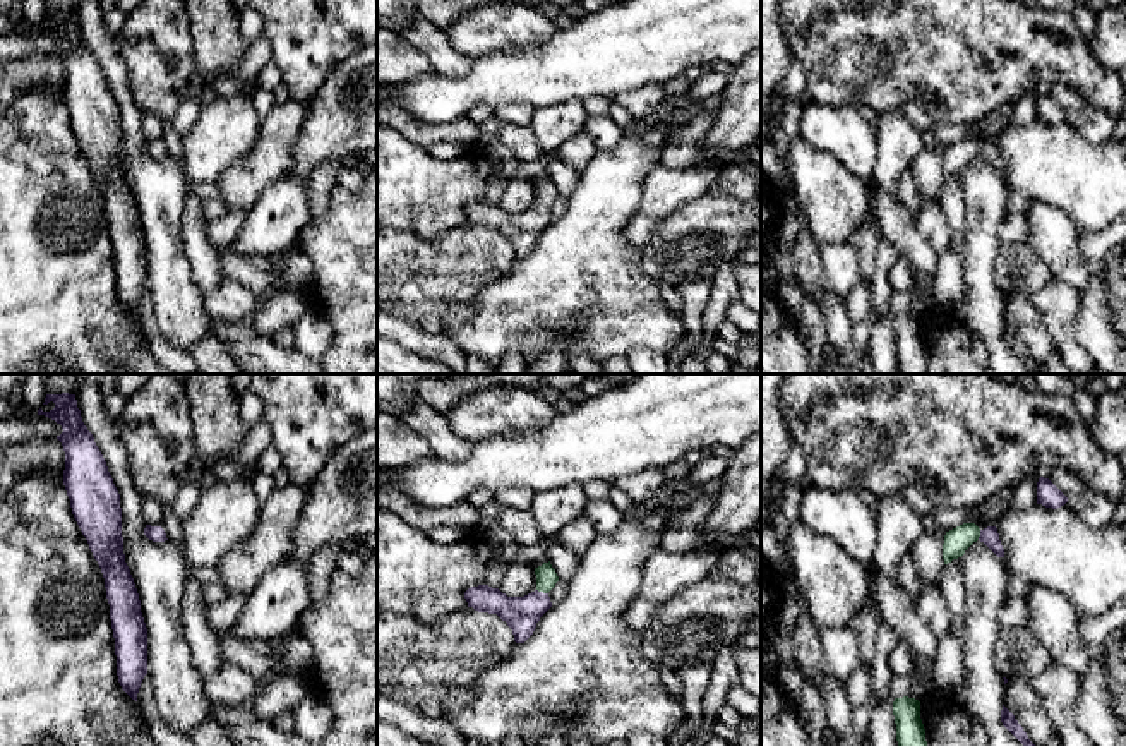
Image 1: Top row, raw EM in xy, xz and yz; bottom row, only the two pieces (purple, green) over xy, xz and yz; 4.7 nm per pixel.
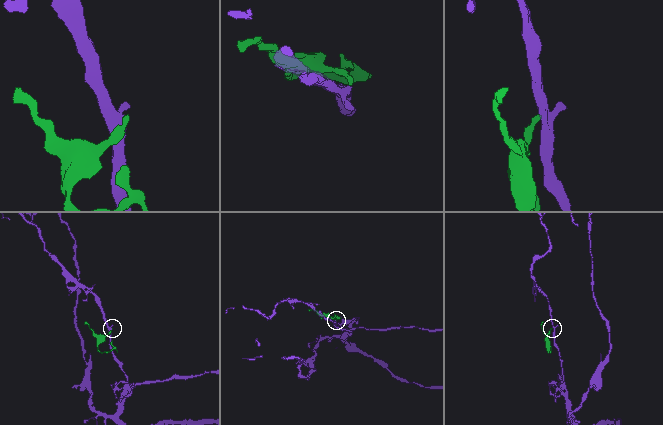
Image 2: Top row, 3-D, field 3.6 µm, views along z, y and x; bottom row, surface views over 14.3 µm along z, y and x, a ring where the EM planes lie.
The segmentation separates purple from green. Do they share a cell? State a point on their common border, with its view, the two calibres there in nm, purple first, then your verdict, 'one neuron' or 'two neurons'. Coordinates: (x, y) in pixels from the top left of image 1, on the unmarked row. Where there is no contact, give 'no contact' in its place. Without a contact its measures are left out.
contact xz (542, 208); calibres 160 and 100 nm; one neuron

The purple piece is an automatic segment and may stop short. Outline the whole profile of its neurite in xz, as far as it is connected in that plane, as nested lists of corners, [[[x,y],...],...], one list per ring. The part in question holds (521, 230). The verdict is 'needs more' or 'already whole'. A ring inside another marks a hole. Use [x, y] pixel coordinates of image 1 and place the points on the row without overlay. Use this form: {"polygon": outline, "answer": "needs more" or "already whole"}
{"polygon": [[[550,177],[535,183],[535,190],[536,206],[524,213],[507,213],[488,201],[471,202],[464,208],[468,223],[497,230],[512,245],[514,257],[524,259],[533,250],[540,233],[552,223],[548,208],[559,197]]], "answer": "needs more"}

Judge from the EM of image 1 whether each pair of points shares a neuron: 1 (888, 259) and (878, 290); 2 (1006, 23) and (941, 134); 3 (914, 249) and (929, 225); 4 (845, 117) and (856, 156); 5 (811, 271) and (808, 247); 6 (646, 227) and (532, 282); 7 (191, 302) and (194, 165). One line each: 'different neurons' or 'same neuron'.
1: same neuron
2: different neurons
3: different neurons
4: same neuron
5: same neuron
6: different neurons
7: different neurons

